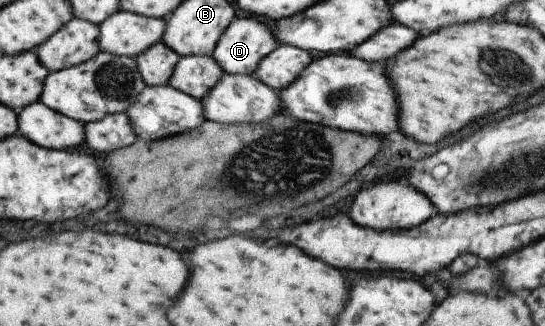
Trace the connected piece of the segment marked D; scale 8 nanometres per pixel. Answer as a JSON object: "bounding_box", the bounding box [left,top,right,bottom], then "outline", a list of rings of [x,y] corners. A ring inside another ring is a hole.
{"bounding_box":[210,17,279,76],"outline":[[[235,17],[210,54],[226,74],[252,76],[261,59],[279,46],[273,31],[254,17]]]}

